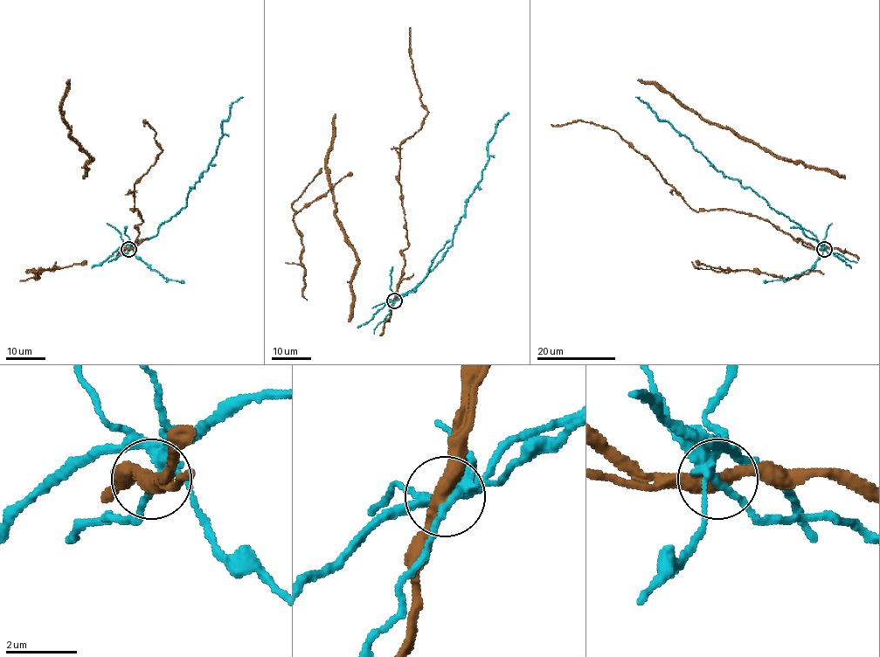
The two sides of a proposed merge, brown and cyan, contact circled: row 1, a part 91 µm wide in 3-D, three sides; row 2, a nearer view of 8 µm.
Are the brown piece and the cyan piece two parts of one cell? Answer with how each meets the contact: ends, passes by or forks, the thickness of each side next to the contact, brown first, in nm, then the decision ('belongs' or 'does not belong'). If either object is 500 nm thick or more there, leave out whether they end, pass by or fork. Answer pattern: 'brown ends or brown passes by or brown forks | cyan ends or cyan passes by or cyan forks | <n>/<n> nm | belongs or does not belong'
brown passes by | cyan forks | 420/260 nm | does not belong

